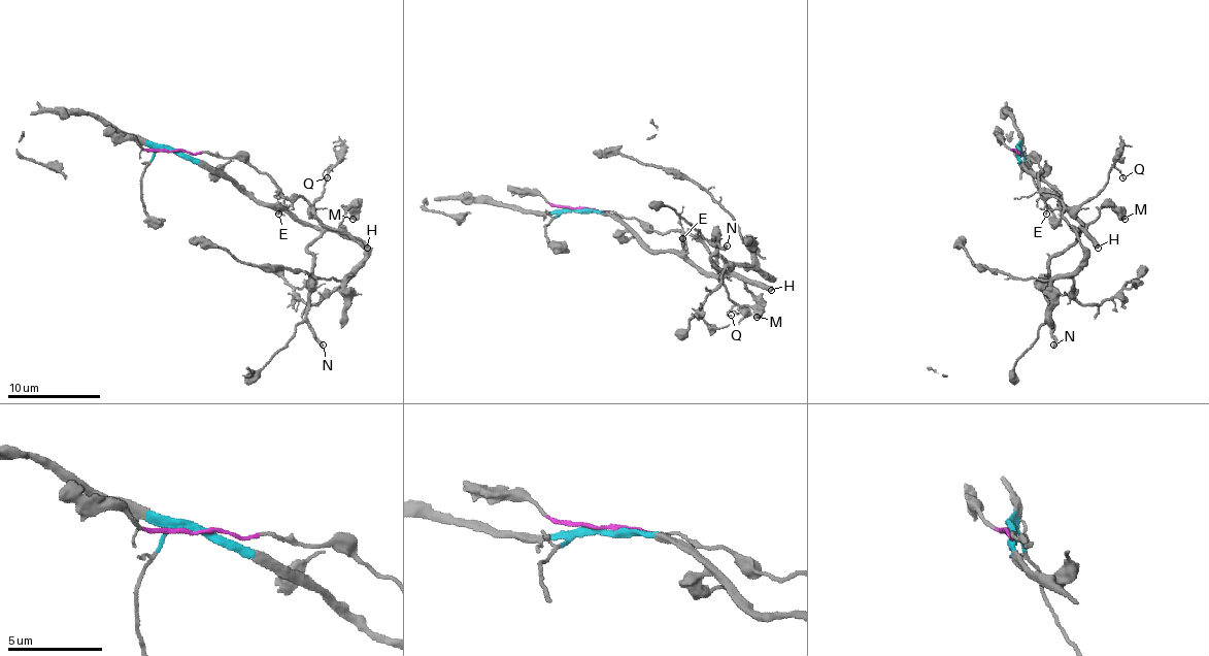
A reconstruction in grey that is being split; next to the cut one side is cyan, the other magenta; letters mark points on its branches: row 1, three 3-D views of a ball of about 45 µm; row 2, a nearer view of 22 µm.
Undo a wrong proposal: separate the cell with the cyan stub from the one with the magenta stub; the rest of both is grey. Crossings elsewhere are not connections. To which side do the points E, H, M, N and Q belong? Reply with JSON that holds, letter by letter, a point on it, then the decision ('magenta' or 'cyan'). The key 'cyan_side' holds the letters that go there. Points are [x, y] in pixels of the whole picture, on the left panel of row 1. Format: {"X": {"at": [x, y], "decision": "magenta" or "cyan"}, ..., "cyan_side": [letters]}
{"E": {"at": [278, 214], "decision": "cyan"}, "H": {"at": [367, 248], "decision": "cyan"}, "M": {"at": [353, 219], "decision": "cyan"}, "N": {"at": [323, 345], "decision": "cyan"}, "Q": {"at": [327, 177], "decision": "magenta"}, "cyan_side": ["E", "H", "M", "N"]}

